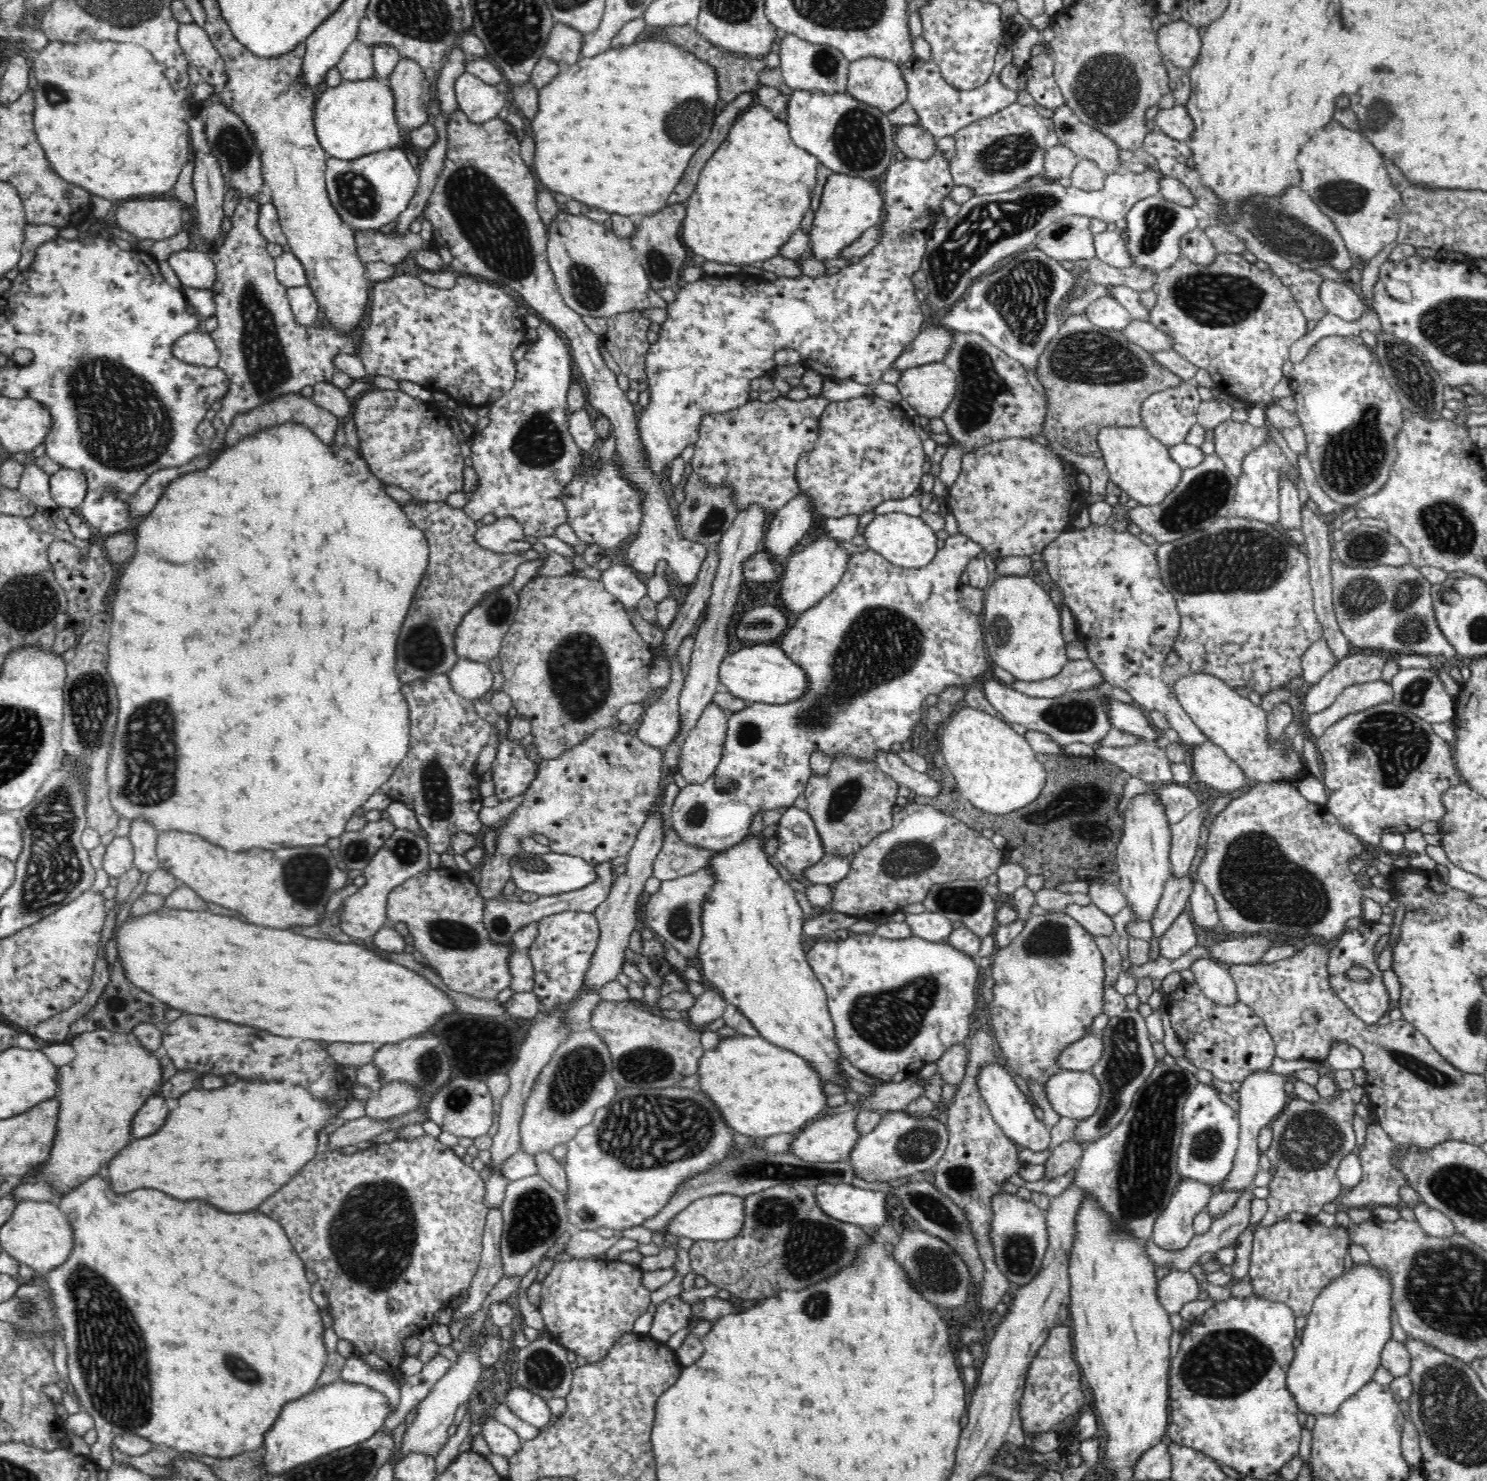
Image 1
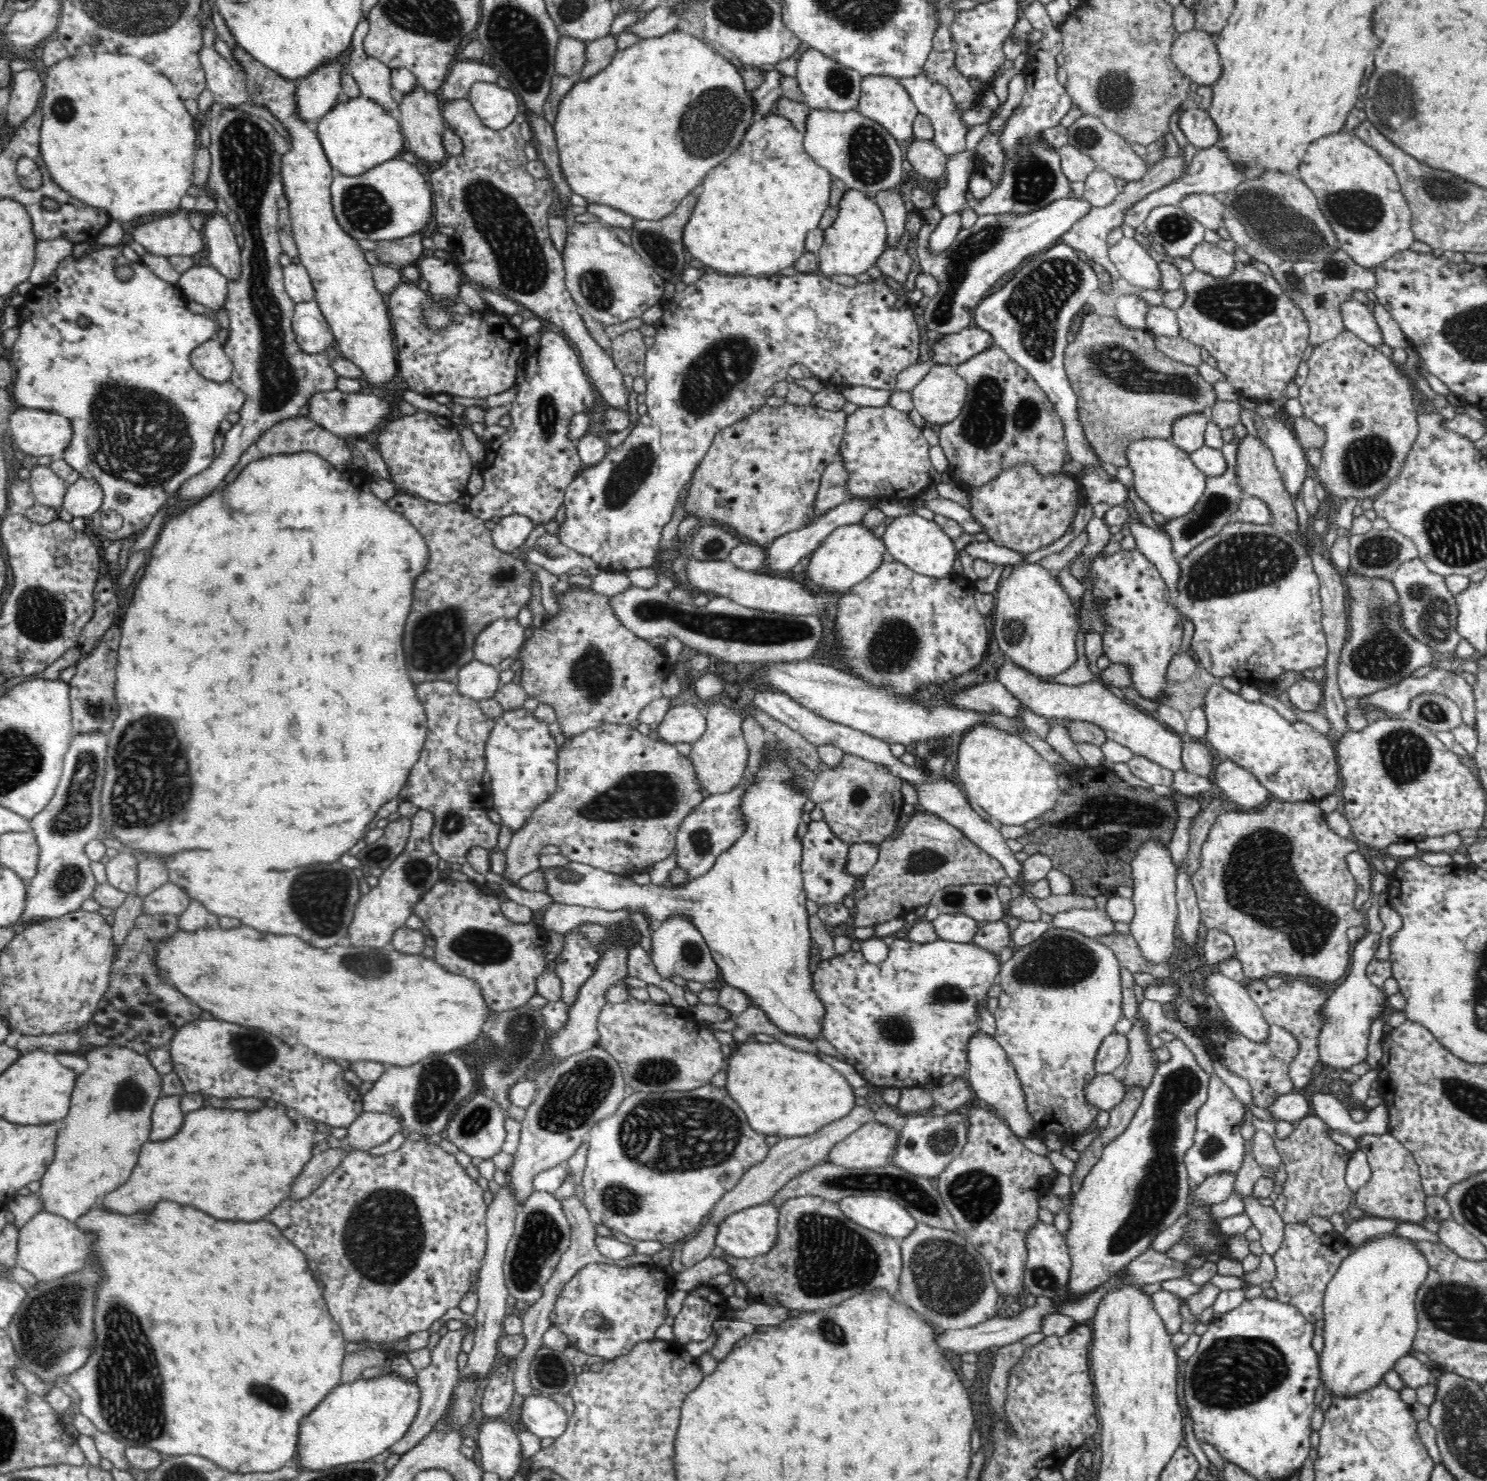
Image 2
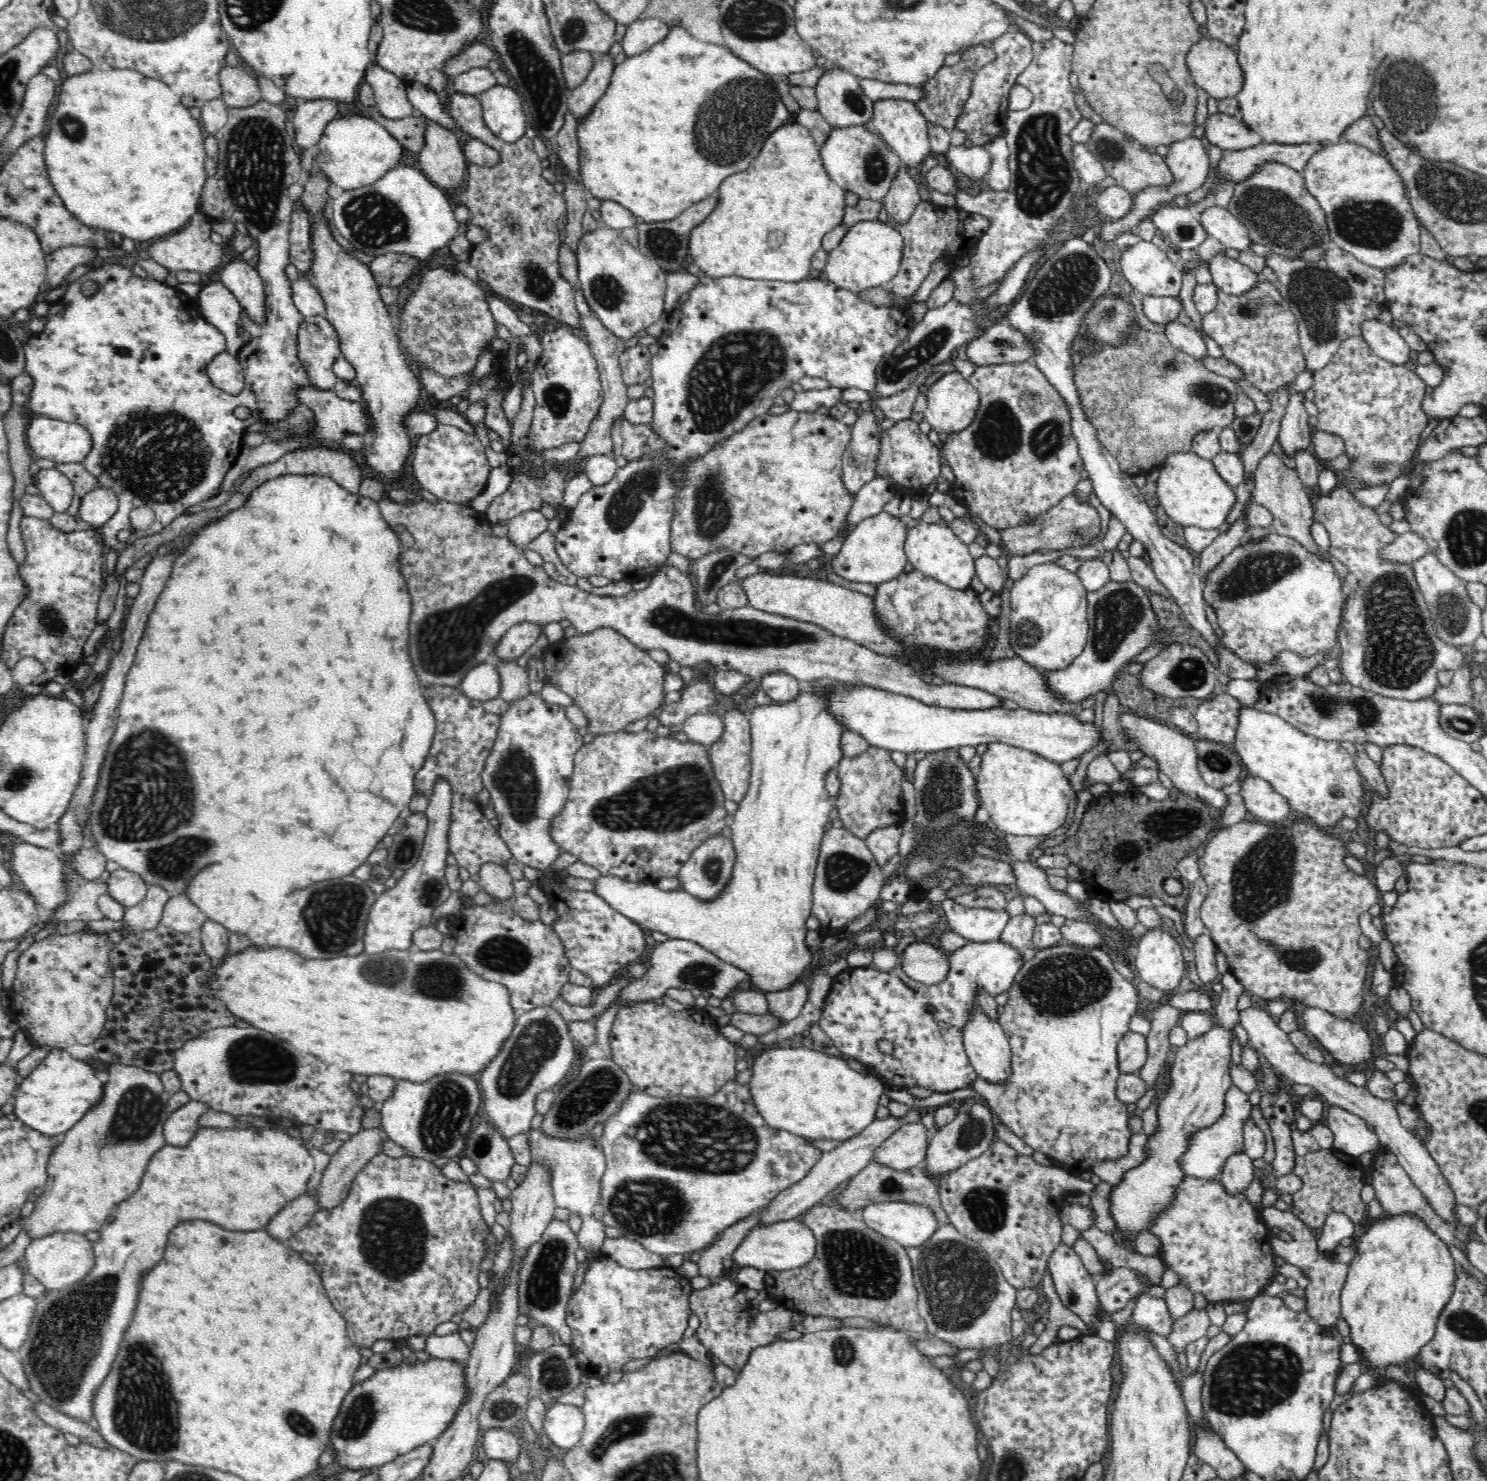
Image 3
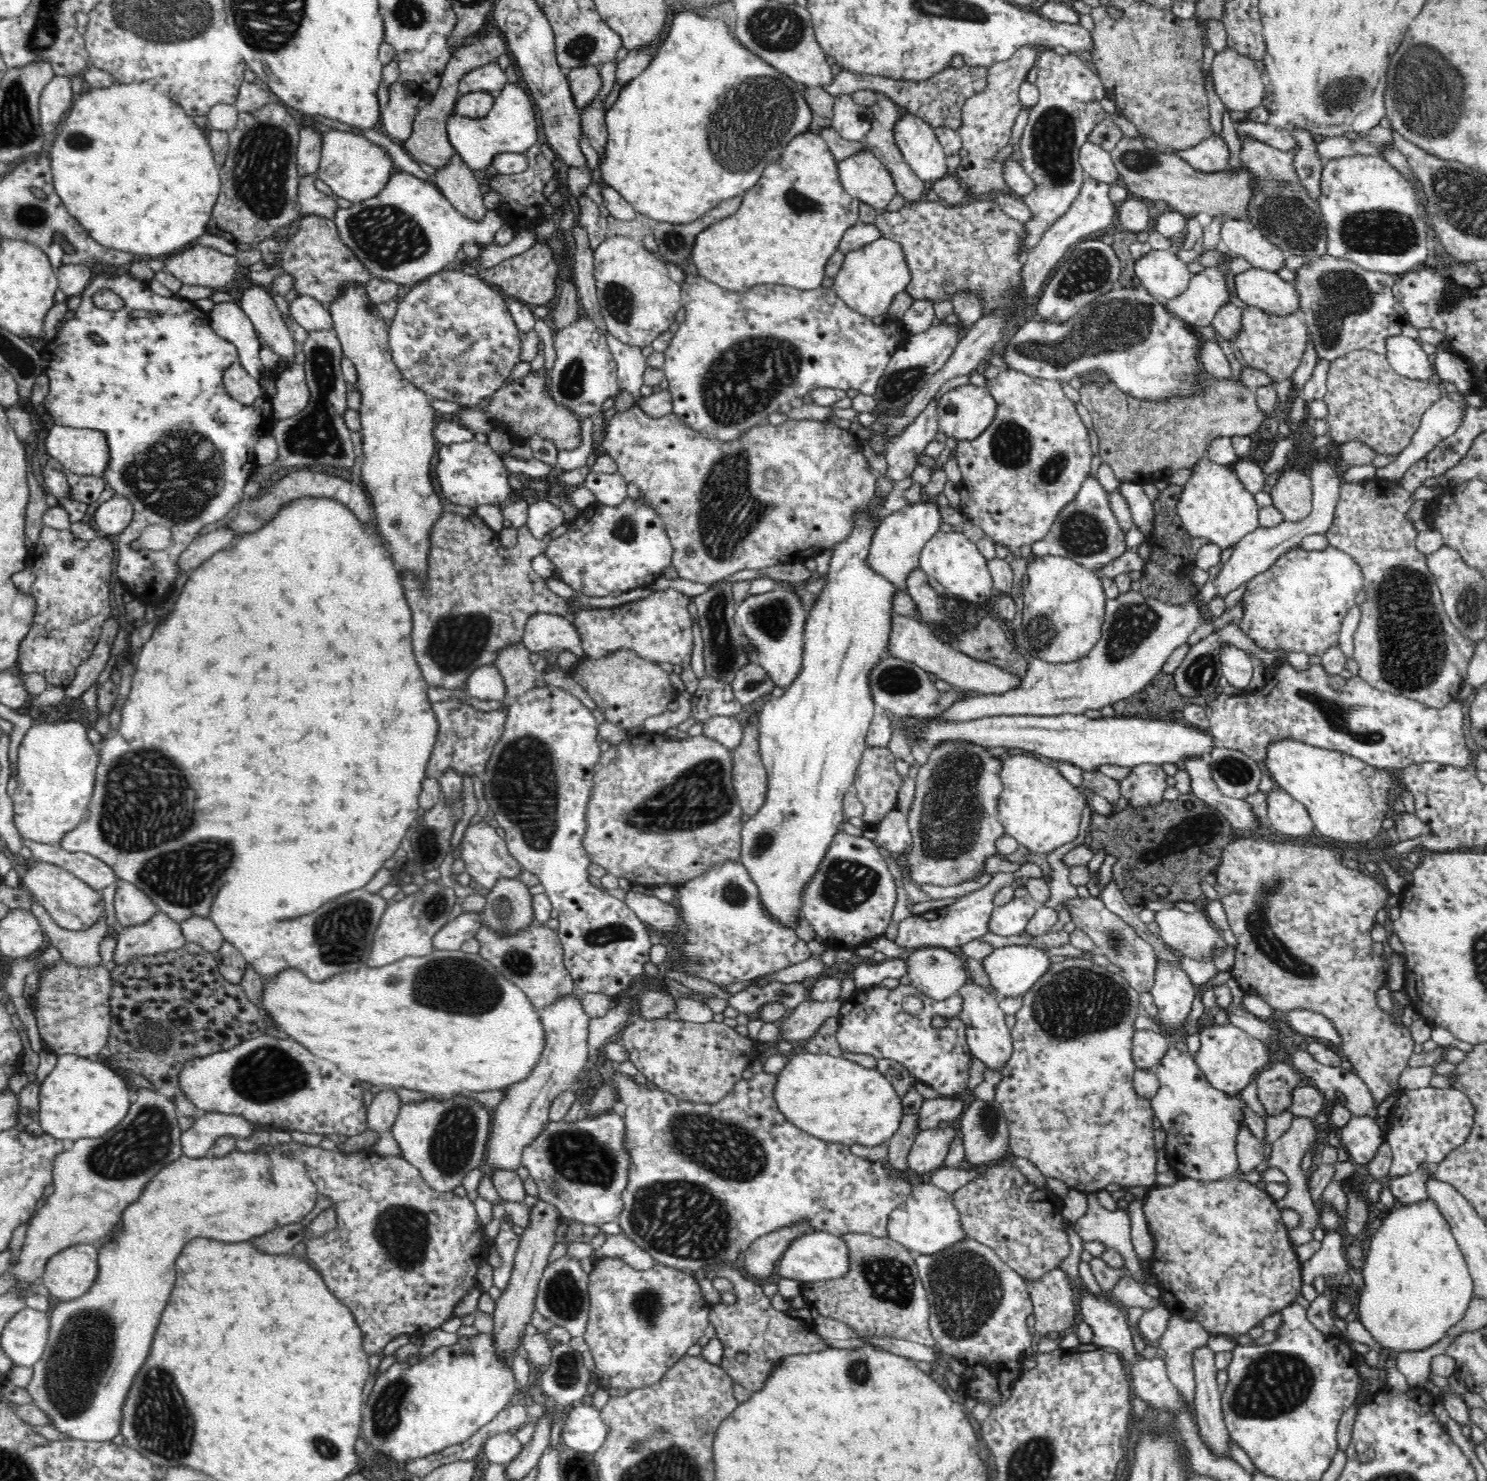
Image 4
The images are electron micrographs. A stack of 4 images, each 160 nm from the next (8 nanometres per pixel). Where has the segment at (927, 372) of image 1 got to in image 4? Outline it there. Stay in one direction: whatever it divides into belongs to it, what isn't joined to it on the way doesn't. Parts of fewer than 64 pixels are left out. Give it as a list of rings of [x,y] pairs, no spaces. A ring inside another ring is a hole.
[[[972,383],[945,393],[938,400],[938,428],[950,438],[974,440],[994,420],[994,397]]]

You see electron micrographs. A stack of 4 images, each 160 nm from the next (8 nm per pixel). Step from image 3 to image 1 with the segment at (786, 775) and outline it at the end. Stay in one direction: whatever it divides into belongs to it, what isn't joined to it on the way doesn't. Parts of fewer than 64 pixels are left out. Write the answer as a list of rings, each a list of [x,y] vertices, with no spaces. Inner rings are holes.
[[[747,833],[737,845],[716,853],[709,860],[714,882],[702,903],[703,932],[698,946],[697,966],[711,988],[722,994],[722,999],[727,1004],[738,1008],[750,1020],[760,1037],[806,1059],[810,1067],[814,1067],[815,1072],[819,1073],[820,1080],[840,1082],[840,1049],[826,993],[806,960],[806,952],[802,946],[802,924],[805,916],[793,888],[768,861],[769,854],[762,848],[766,839],[764,834]],[[554,851],[548,854],[531,854],[524,852],[510,860],[510,881],[516,883],[516,888],[526,892],[534,892],[539,896],[558,896],[562,892],[584,888],[594,882],[594,867],[583,858],[558,854]]]

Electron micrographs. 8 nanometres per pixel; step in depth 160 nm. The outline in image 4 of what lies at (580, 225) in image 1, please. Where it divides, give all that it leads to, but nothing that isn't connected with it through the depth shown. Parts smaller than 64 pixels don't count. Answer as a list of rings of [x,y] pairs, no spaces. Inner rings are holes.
[[[626,235],[608,236],[594,250],[594,279],[596,279],[599,311],[604,317],[608,333],[624,344],[640,348],[650,346],[674,324],[676,312],[681,307],[681,286],[670,279],[664,260],[652,251],[648,251],[636,238],[626,237]]]

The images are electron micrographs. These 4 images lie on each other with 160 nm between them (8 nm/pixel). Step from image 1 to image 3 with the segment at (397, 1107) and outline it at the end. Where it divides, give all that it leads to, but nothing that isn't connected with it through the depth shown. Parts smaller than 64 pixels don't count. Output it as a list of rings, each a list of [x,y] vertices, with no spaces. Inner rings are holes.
[[[381,1127],[373,1129],[361,1129],[352,1135],[342,1147],[331,1156],[330,1162],[322,1173],[321,1183],[317,1189],[317,1204],[319,1208],[334,1208],[336,1204],[342,1204],[343,1197],[347,1194],[354,1176],[364,1168],[370,1159],[380,1154],[382,1144],[387,1140],[387,1134]]]

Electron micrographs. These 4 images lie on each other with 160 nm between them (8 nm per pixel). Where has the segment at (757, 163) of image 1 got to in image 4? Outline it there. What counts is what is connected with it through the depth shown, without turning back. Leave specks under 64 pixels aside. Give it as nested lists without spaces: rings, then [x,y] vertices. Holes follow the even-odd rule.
[[[817,132],[794,136],[778,160],[766,164],[759,182],[742,194],[738,212],[698,233],[691,250],[698,274],[732,292],[742,292],[754,284],[781,284],[800,290],[820,288],[826,276],[826,262],[838,250],[842,234],[858,224],[860,216],[860,201],[844,191],[836,162]]]

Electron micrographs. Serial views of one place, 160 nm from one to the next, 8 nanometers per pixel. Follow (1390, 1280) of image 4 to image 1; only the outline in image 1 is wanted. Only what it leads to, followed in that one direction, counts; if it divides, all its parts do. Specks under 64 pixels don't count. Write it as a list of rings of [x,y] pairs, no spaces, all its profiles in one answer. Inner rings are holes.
[[[1353,1264],[1326,1288],[1314,1300],[1312,1310],[1308,1314],[1308,1322],[1300,1344],[1294,1348],[1294,1360],[1286,1370],[1286,1390],[1294,1399],[1296,1408],[1306,1414],[1334,1414],[1339,1406],[1358,1392],[1366,1382],[1372,1380],[1376,1368],[1380,1366],[1380,1354],[1386,1342],[1392,1336],[1392,1302],[1390,1275],[1375,1270],[1371,1264]]]

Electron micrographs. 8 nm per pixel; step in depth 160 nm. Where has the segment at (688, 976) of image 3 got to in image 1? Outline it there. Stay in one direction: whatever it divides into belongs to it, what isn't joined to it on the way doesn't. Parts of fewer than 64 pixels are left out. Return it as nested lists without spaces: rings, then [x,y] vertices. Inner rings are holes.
[[[707,863],[700,870],[688,876],[678,876],[674,880],[662,880],[659,890],[647,895],[640,910],[642,923],[674,947],[689,962],[697,964],[698,946],[702,940],[701,912],[702,903],[714,882],[711,866]]]

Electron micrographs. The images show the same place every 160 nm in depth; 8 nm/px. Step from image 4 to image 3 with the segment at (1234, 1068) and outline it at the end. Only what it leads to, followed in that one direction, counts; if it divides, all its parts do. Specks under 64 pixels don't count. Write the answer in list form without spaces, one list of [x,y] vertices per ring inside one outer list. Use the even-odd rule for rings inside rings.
[[[1231,969],[1223,975],[1220,974],[1218,982],[1223,986],[1223,991],[1214,995],[1218,1024],[1206,1034],[1198,1036],[1198,1039],[1189,1040],[1186,1045],[1172,1052],[1174,1088],[1166,1094],[1166,1098],[1158,1108],[1158,1120],[1160,1120],[1158,1130],[1148,1138],[1150,1160],[1140,1168],[1130,1170],[1122,1186],[1112,1188],[1112,1214],[1110,1214],[1110,1220],[1114,1223],[1112,1231],[1115,1229],[1115,1224],[1118,1224],[1122,1232],[1128,1232],[1134,1238],[1138,1232],[1150,1228],[1148,1224],[1169,1207],[1176,1195],[1175,1188],[1186,1177],[1179,1164],[1179,1158],[1190,1148],[1192,1136],[1214,1124],[1223,1114],[1227,1090],[1234,1087],[1230,1077],[1232,1033],[1236,1032],[1243,1037],[1239,1029],[1239,1010],[1236,1003],[1245,988]]]

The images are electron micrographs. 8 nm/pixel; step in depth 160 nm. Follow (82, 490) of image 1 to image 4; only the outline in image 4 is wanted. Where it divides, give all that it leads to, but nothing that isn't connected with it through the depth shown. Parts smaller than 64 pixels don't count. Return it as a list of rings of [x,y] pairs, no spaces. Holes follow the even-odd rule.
[[[115,494],[111,499],[95,506],[92,521],[97,524],[97,530],[102,536],[124,533],[130,524],[131,513],[134,512],[134,507],[125,496]]]

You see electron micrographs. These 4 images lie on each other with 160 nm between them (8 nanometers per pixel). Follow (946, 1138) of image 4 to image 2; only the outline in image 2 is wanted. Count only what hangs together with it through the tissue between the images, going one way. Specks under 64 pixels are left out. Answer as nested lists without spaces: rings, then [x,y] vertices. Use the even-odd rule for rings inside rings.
[[[876,1120],[866,1122],[832,1146],[827,1162],[846,1168],[888,1166],[899,1146],[898,1134],[896,1126],[890,1128]]]

